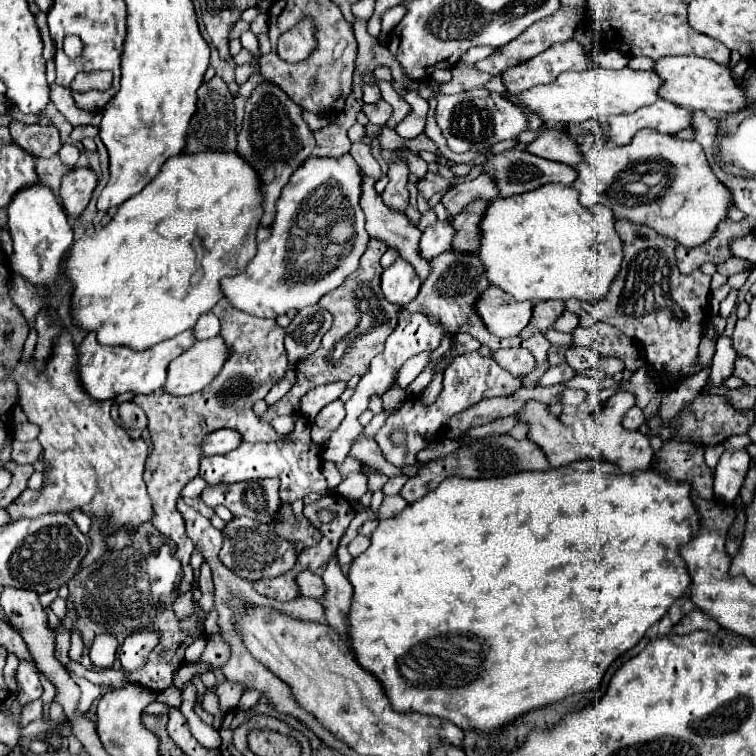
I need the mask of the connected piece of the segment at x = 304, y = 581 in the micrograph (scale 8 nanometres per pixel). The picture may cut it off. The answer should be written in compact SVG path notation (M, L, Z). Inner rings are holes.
M300 572L296 576L296 584L298 584L298 592L300 596L310 596L310 598L322 598L324 596L324 582L320 576L312 574L312 572Z

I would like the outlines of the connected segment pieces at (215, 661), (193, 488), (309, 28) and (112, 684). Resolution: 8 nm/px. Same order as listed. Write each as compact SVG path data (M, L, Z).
M217 633L214 637L209 637L208 644L198 662L208 663L213 665L215 669L219 669L226 663L229 655L230 647Z
M196 476L192 482L188 482L188 486L182 488L182 498L200 498L204 488L206 488L206 482L200 476Z
M310 16L302 18L296 26L286 30L278 38L278 56L286 62L302 62L316 50L314 20Z
M68 662L66 668L70 672L74 672L76 676L90 680L92 684L100 684L100 686L106 686L106 688L122 688L124 684L128 684L122 670L114 670L114 668L110 668L110 670L90 670L90 668L84 668L76 662Z

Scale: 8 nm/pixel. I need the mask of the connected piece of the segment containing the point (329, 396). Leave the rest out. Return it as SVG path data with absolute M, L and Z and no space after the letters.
M334 382L332 384L324 384L318 388L312 388L304 398L302 398L302 406L300 412L306 414L306 418L314 420L316 414L330 402L338 400L347 387L346 382Z

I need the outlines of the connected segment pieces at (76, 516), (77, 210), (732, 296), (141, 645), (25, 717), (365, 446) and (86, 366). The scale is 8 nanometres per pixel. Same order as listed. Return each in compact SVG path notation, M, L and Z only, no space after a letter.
M74 510L74 512L72 512L72 520L80 526L80 532L82 532L84 536L88 536L90 526L92 526L92 520L90 520L86 514L82 514L80 510Z
M72 168L60 184L60 198L66 214L78 218L88 206L96 188L96 174L90 168Z
M734 288L734 290L730 290L730 294L722 300L722 304L720 304L720 316L728 316L732 310L734 310L734 306L736 306L736 296L738 296L738 290Z
M140 632L140 634L130 634L122 648L120 648L120 662L122 662L122 670L126 672L134 672L140 670L146 660L148 654L158 646L160 642L160 632Z
M36 700L36 702L28 704L28 706L24 706L24 710L22 710L22 724L26 726L26 724L30 724L32 720L42 718L42 710L44 710L42 700Z
M358 436L356 442L352 444L352 450L350 450L352 456L356 456L360 462L376 468L378 472L386 474L386 476L396 476L396 474L402 474L400 468L396 468L394 464L390 464L384 456L382 456L382 450L380 446L372 440L372 438L366 438L366 436Z
M186 330L170 340L164 340L148 350L142 352L134 352L128 350L124 346L102 346L98 344L94 332L90 332L82 344L78 346L78 360L76 360L76 372L80 378L82 388L86 390L86 394L90 394L90 398L94 400L112 400L114 396L122 394L122 392L134 392L134 394L150 394L158 388L164 386L166 382L166 372L168 372L168 364L180 356L182 352L186 352L192 344L194 344L194 332Z

